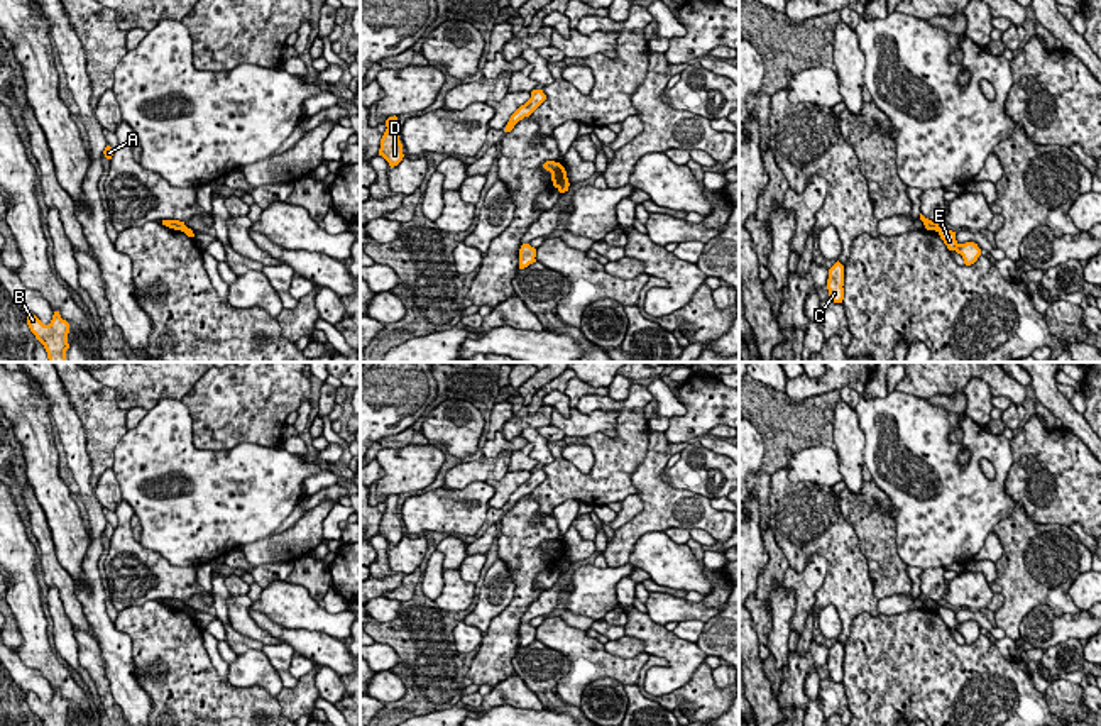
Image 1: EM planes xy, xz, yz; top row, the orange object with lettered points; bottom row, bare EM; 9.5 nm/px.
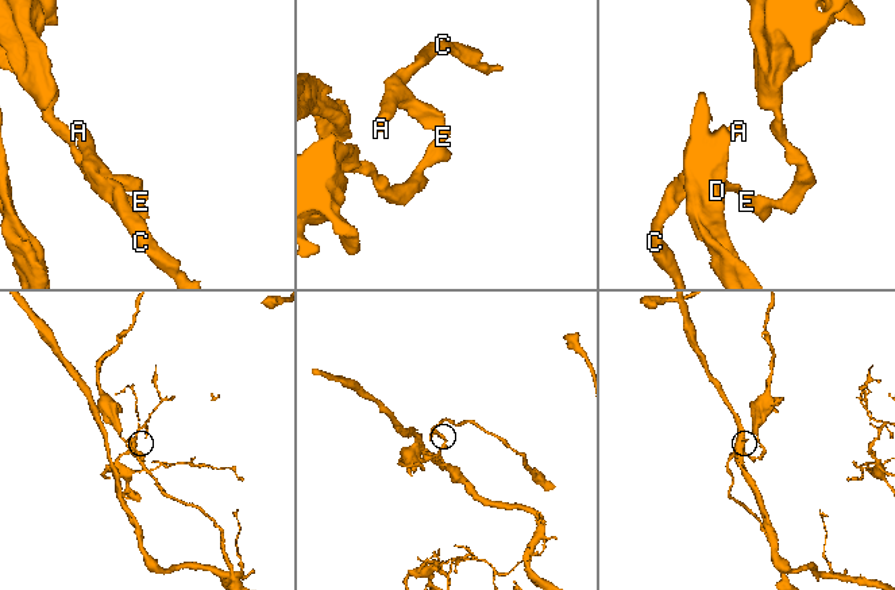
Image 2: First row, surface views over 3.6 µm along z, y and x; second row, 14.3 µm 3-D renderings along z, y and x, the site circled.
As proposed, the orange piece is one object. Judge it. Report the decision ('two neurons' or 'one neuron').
two neurons

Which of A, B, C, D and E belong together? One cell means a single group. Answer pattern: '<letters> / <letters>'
A B C D / E

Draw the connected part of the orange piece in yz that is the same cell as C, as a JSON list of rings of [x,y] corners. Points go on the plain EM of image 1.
[[[837,640],[829,648],[827,668],[834,682],[842,682],[844,679],[844,645]]]

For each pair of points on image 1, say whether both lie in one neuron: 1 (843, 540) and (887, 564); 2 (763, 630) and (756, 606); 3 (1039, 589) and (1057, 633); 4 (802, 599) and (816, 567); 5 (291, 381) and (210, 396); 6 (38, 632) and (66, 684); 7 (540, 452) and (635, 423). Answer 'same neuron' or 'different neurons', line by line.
1: different neurons
2: same neuron
3: different neurons
4: same neuron
5: same neuron
6: same neuron
7: different neurons

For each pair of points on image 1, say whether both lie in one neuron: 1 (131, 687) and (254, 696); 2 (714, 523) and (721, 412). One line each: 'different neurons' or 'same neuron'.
1: different neurons
2: different neurons

